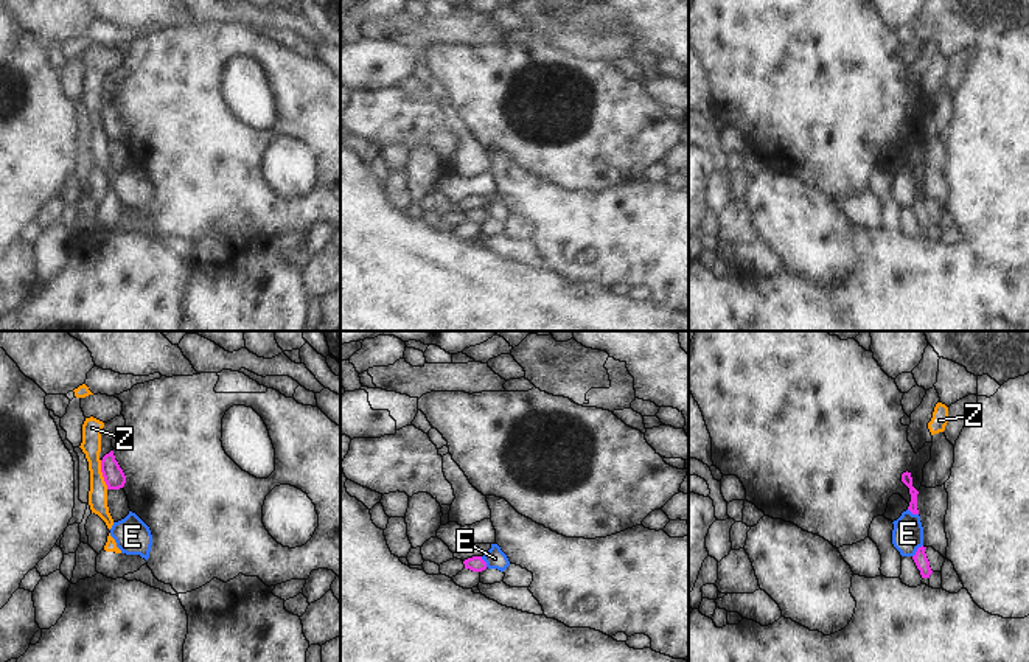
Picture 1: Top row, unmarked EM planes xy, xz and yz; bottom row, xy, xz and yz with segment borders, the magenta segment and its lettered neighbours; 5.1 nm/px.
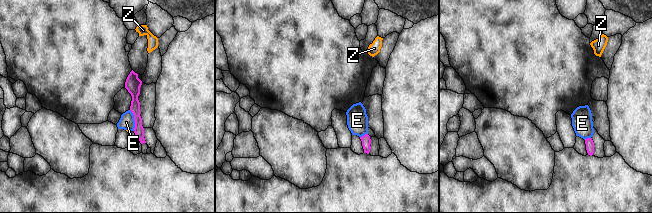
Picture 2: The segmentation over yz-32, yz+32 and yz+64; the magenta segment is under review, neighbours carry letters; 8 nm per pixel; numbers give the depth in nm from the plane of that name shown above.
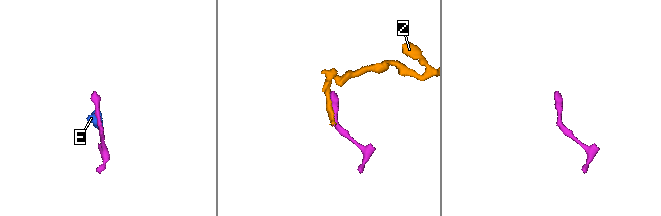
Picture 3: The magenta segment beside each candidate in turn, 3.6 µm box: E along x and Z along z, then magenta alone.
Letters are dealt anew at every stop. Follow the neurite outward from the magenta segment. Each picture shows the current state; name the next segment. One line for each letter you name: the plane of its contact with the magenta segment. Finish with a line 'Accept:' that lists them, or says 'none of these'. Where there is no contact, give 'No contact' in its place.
Accept: none of these

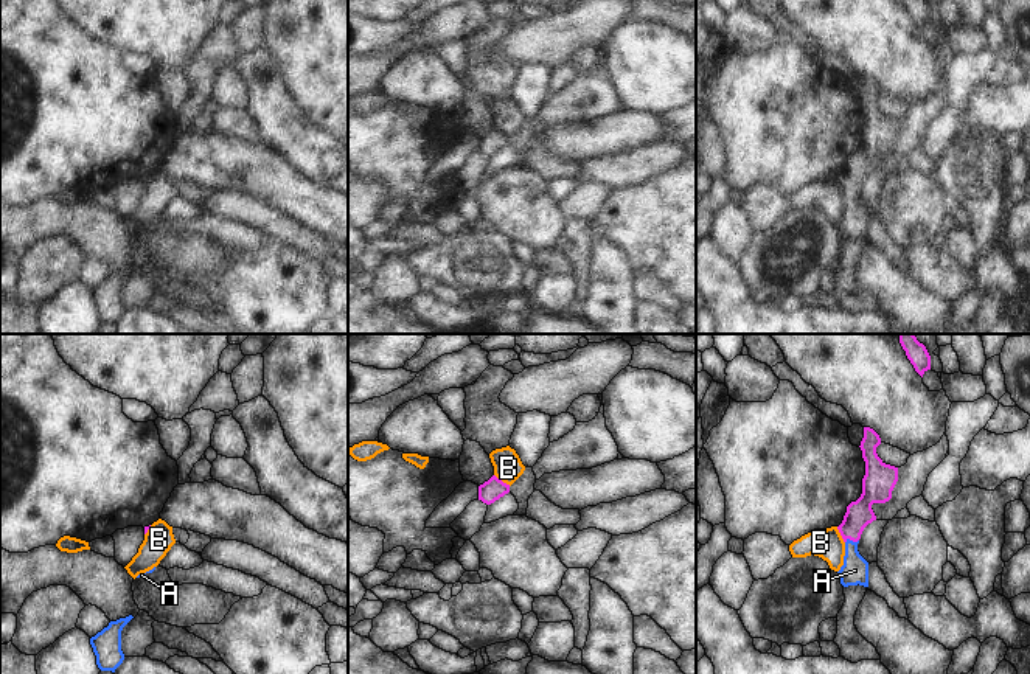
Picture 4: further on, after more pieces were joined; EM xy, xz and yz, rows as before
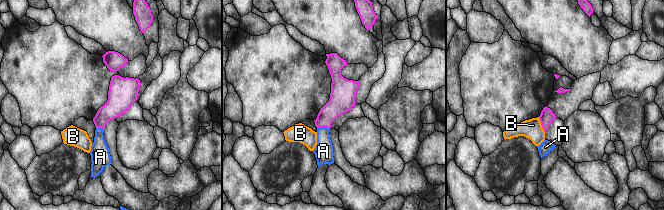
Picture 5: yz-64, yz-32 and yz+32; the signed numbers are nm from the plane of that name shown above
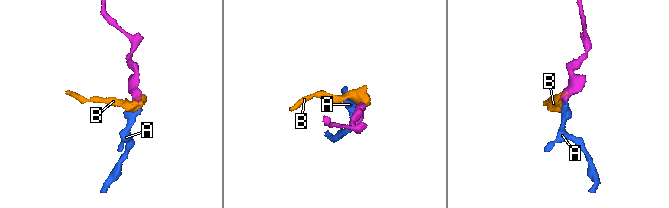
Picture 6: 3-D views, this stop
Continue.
A: Touches magenta in yz
Accept: A

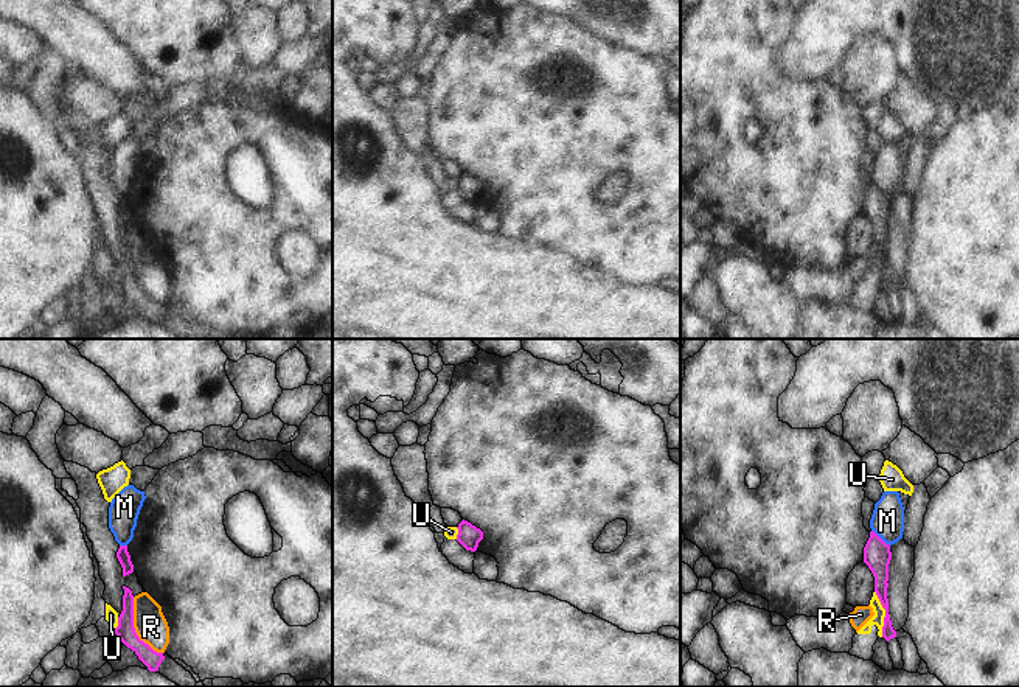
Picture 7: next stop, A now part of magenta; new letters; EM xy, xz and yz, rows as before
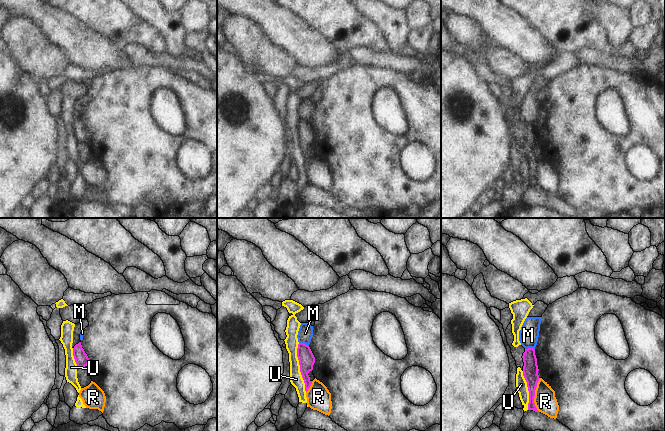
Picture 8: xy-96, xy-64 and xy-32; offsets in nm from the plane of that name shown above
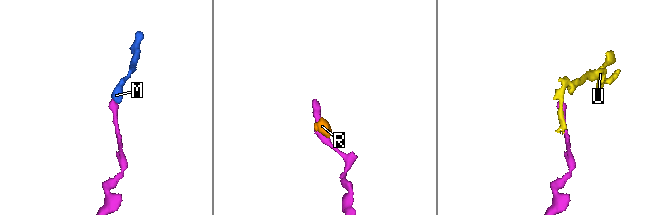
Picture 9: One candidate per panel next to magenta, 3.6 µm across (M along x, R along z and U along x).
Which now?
Accept: none of these

